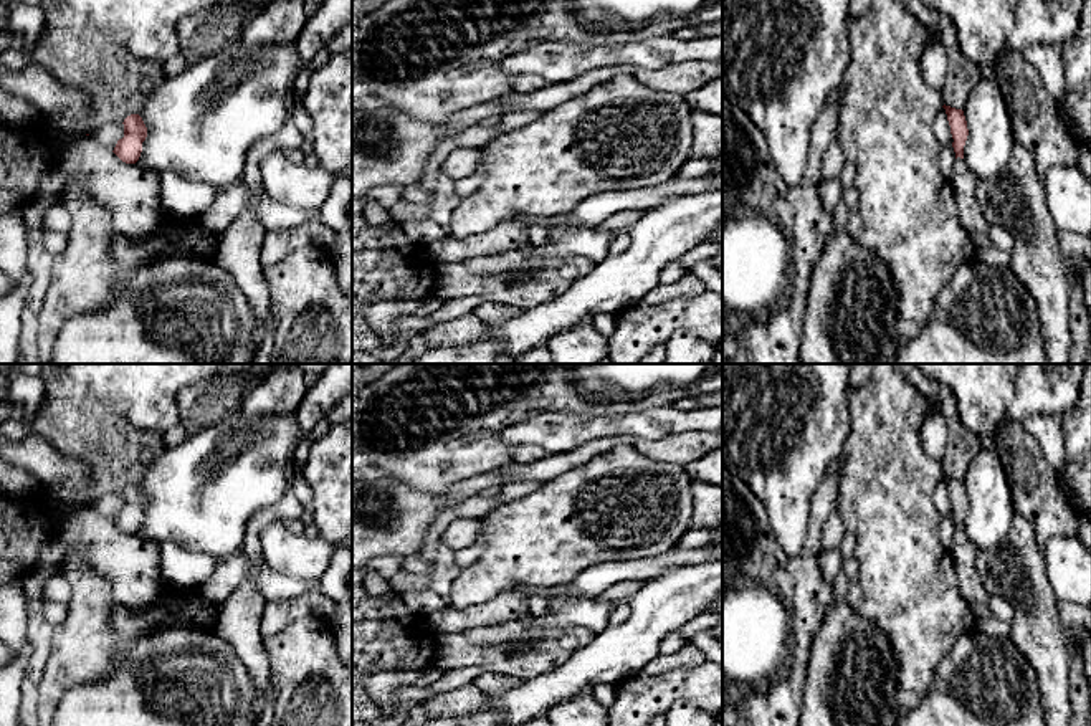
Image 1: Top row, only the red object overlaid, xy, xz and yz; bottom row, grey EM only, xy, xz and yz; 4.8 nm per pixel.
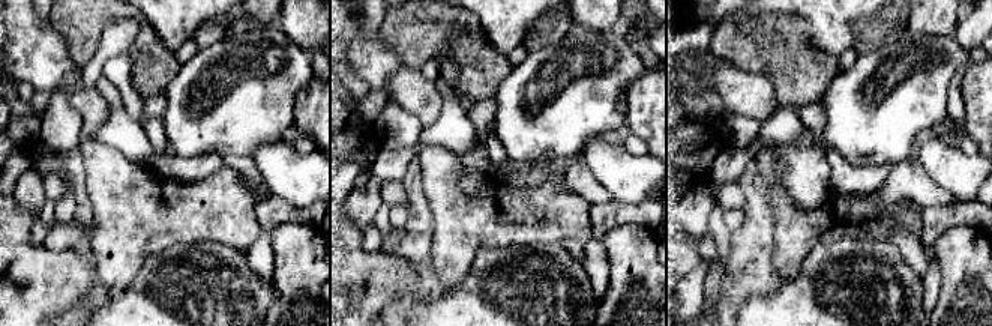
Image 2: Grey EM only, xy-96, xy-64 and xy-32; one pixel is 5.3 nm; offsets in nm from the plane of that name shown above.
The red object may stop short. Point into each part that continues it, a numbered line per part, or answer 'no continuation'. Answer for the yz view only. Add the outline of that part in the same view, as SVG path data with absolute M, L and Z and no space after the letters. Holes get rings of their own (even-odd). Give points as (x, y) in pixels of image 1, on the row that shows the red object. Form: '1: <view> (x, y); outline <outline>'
1: yz (964, 182); outline M955 159L949 180L954 187L959 218L974 241L977 260L998 268L1010 266L1010 253L995 248L989 238L989 223L975 202L979 179L967 169L964 159Z

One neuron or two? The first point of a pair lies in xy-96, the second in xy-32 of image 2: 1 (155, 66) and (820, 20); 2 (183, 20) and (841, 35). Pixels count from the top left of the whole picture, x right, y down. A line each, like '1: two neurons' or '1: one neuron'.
1: two neurons
2: one neuron

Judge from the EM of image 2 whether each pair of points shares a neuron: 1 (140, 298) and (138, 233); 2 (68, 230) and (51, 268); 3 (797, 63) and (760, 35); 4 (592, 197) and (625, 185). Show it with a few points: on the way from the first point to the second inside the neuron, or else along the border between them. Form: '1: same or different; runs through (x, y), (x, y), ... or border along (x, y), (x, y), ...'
1: different; border along (167, 247), (144, 259), (119, 298)
2: different; border along (42, 244), (50, 250), (66, 250)
3: same; runs through (788, 60), (769, 44)
4: different; border along (586, 167), (614, 197)

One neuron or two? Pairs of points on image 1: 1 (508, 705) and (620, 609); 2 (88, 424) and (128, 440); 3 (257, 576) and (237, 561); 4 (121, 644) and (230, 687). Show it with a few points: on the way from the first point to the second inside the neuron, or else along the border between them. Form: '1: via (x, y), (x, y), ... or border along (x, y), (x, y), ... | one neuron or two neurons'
1: border along (630, 601), (630, 614), (622, 622), (610, 625) | two neurons
2: via (98, 434), (104, 440), (118, 440) | one neuron
3: via (252, 571), (242, 566) | one neuron
4: border along (166, 629), (146, 634), (121, 659), (109, 665) | two neurons

